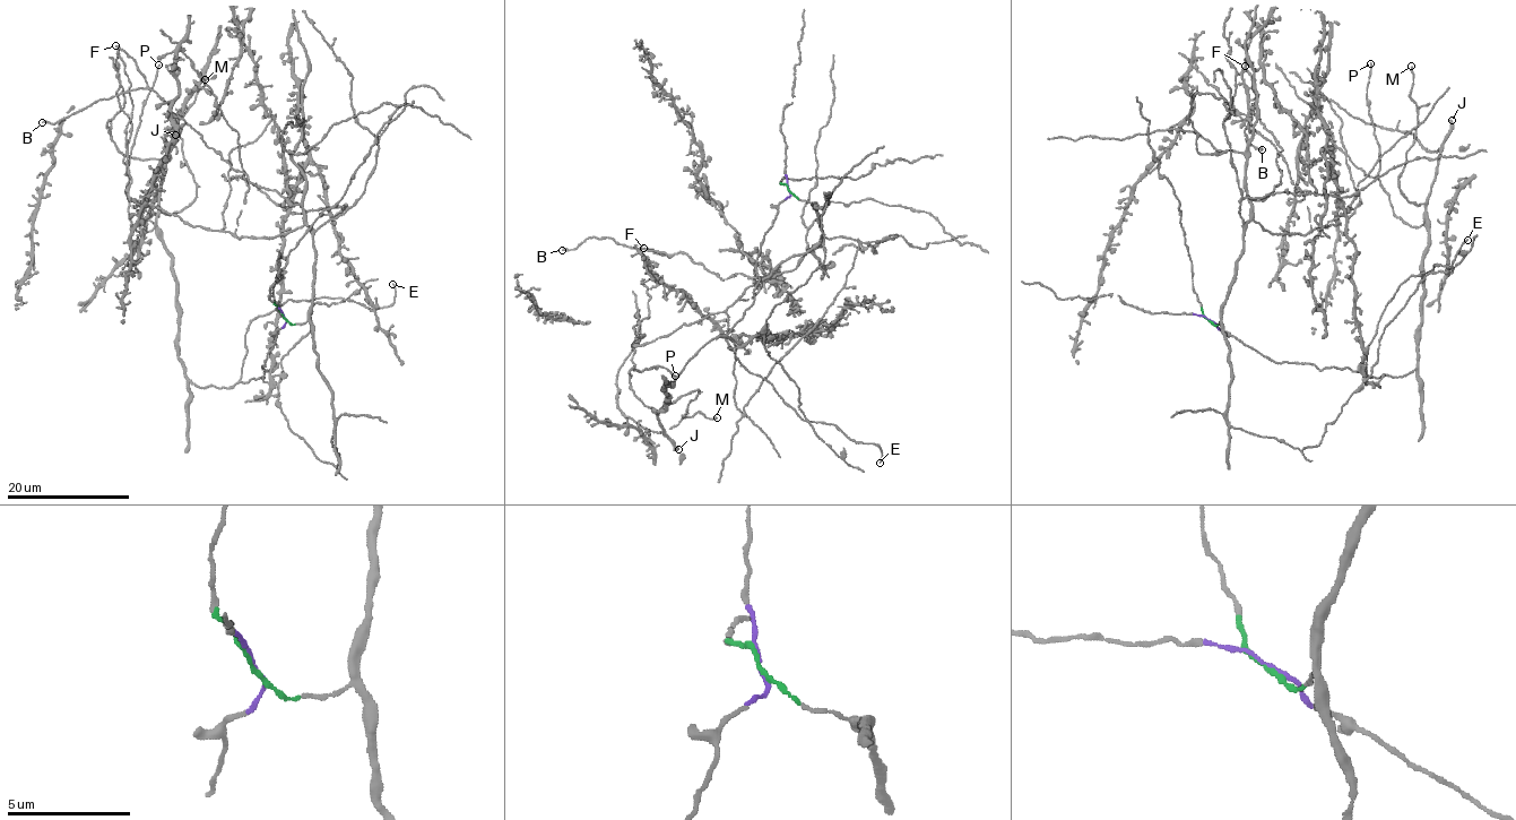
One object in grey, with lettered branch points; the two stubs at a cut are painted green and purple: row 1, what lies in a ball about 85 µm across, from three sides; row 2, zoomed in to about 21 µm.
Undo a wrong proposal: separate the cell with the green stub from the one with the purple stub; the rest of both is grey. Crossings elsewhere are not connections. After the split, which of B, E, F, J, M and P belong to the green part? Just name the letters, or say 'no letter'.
B, F

